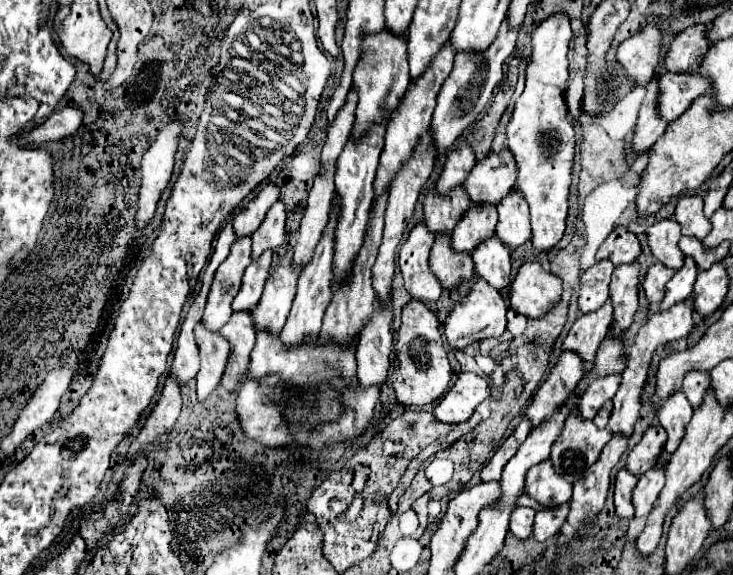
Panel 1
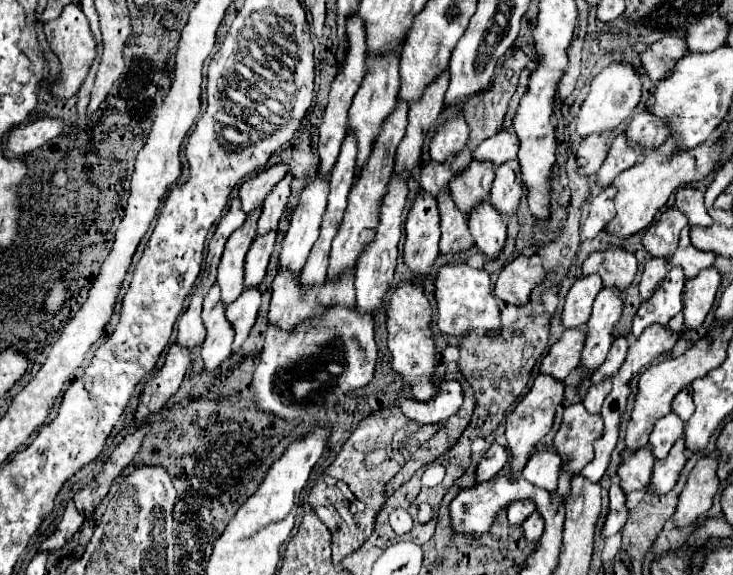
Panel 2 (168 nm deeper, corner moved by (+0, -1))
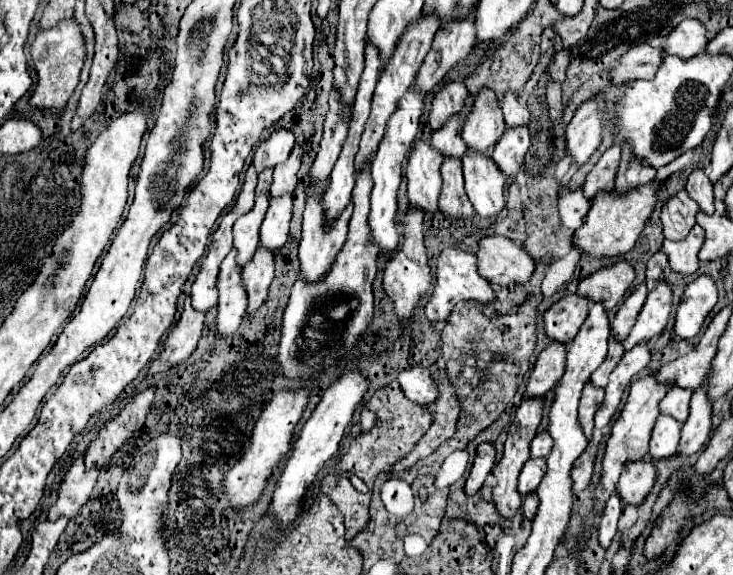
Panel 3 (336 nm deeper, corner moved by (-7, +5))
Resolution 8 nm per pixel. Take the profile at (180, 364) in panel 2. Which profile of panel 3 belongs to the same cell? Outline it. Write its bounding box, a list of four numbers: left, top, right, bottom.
[148,299,204,377]

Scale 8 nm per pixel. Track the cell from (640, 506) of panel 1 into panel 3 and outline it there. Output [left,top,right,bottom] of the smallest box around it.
[678,383,712,457]

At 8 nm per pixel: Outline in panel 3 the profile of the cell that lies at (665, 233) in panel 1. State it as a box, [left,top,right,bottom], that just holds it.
[660,191,700,241]

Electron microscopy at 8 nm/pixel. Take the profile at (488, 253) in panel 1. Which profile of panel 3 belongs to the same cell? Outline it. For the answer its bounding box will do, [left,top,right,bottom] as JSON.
[462,151,506,217]

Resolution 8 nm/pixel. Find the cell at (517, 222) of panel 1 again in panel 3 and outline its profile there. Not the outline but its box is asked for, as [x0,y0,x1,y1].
[492,127,530,179]

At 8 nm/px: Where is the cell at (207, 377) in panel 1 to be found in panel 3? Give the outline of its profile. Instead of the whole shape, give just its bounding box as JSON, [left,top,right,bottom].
[216,249,246,337]

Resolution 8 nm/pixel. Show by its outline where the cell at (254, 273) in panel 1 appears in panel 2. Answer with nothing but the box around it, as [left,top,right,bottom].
[245,229,277,287]

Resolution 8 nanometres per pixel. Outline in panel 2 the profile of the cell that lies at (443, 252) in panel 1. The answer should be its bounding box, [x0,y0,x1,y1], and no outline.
[439,191,473,253]

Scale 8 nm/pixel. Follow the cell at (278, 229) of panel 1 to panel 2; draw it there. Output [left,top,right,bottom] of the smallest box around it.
[257,173,293,235]

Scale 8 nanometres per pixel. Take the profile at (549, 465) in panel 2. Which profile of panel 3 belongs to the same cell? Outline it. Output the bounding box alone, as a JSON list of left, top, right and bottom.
[530,431,554,457]

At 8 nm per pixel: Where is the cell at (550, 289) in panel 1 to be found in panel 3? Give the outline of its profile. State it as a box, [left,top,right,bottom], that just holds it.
[476,235,536,287]

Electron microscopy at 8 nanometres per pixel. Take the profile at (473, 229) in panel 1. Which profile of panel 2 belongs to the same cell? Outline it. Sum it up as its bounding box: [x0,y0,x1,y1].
[451,159,495,215]

